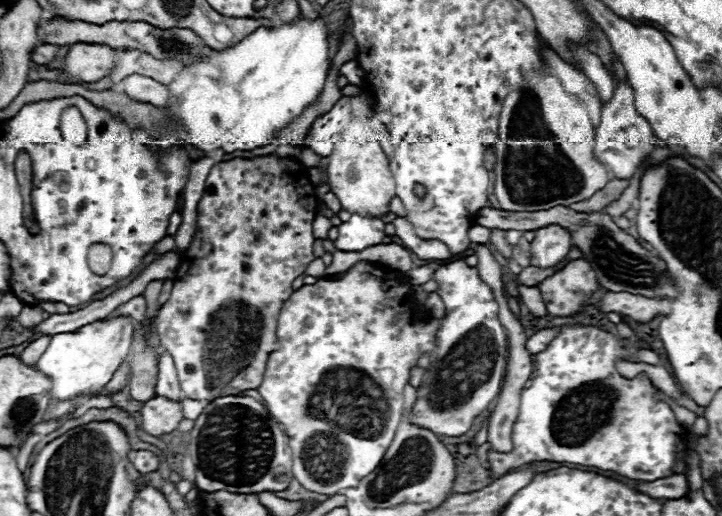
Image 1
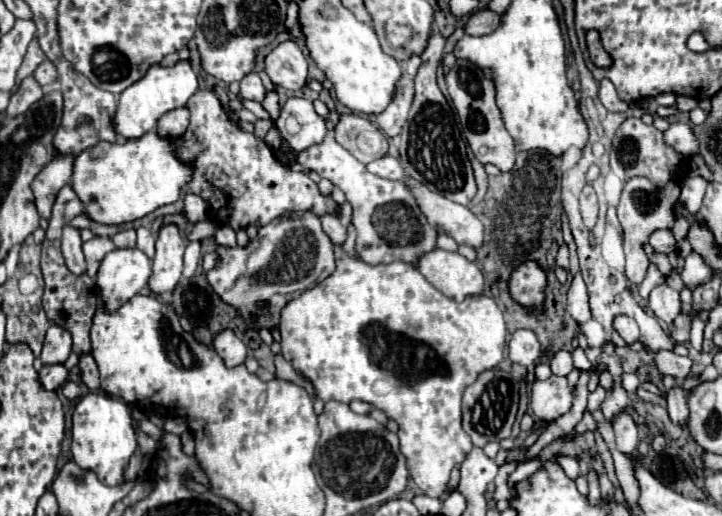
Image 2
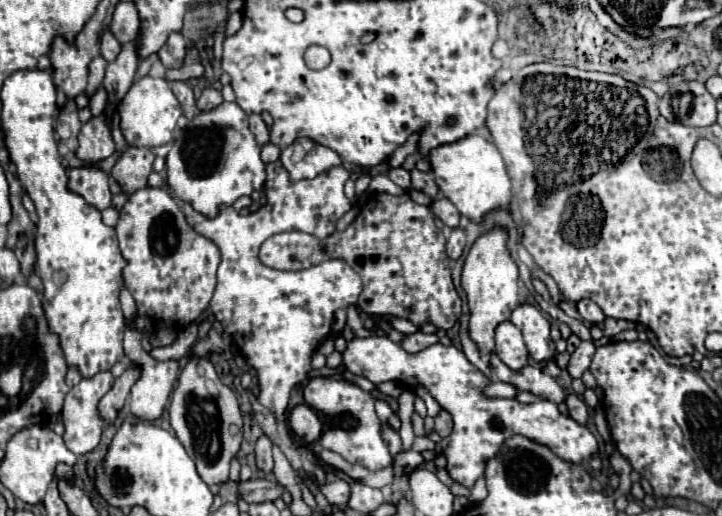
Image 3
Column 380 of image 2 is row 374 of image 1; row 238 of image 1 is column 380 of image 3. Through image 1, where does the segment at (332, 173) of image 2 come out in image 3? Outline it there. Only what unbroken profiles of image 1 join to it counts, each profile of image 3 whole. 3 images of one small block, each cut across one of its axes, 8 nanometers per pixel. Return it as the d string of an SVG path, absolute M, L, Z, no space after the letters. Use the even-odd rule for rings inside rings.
M370 194L368 202L362 206L356 220L342 232L334 232L328 238L316 238L304 232L280 232L270 236L260 248L260 260L276 270L304 270L316 266L324 260L338 258L344 260L350 268L354 268L364 284L364 290L358 298L358 308L366 314L374 316L394 316L406 318L416 326L424 326L426 322L448 330L456 324L462 312L462 300L452 284L450 276L450 260L446 256L446 238L440 228L434 224L434 216L428 206L416 204L408 194L392 196L392 194Z

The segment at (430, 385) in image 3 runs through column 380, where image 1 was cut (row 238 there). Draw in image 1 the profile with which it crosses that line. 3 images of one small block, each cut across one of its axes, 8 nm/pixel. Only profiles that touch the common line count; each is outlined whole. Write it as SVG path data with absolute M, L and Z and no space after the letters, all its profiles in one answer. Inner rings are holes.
M352 214L348 222L338 226L338 238L334 240L338 250L360 252L364 248L382 244L384 222L378 218L362 218Z

